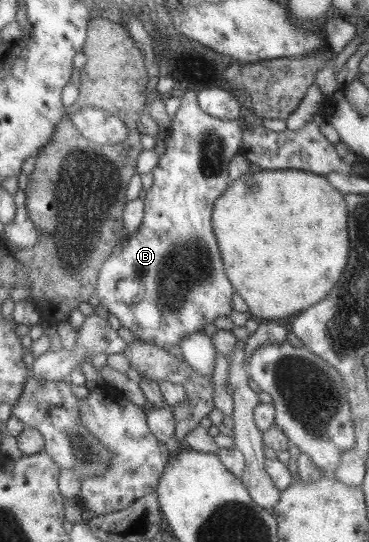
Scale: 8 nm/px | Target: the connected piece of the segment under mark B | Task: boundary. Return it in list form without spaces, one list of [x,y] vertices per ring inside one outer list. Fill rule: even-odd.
[[[185,92],[183,95],[180,95],[181,101],[178,107],[178,110],[174,113],[174,116],[171,118],[169,129],[167,130],[165,136],[165,148],[159,151],[159,156],[157,158],[157,163],[151,170],[152,173],[152,185],[144,194],[143,199],[143,217],[138,230],[127,237],[126,246],[121,245],[120,243],[116,245],[110,256],[104,261],[102,267],[98,270],[98,275],[96,275],[97,282],[95,287],[94,295],[97,297],[99,305],[103,307],[108,314],[114,315],[118,319],[119,324],[130,330],[132,335],[138,339],[138,341],[151,343],[153,346],[164,349],[164,346],[168,345],[178,345],[180,339],[194,333],[199,332],[204,329],[204,324],[214,323],[218,317],[228,317],[230,311],[233,310],[231,305],[232,295],[235,293],[224,270],[222,270],[222,262],[220,262],[219,248],[217,245],[217,240],[215,239],[213,228],[211,225],[211,212],[213,207],[213,202],[226,190],[226,187],[230,184],[232,178],[229,172],[229,163],[232,161],[232,158],[238,154],[239,150],[243,146],[242,144],[242,135],[245,130],[244,126],[240,124],[238,119],[228,120],[228,119],[219,119],[209,114],[206,114],[204,111],[200,110],[198,106],[196,92]],[[118,280],[136,280],[142,284],[142,296],[139,298],[138,302],[127,306],[122,304],[120,299],[116,297],[116,282]]]

